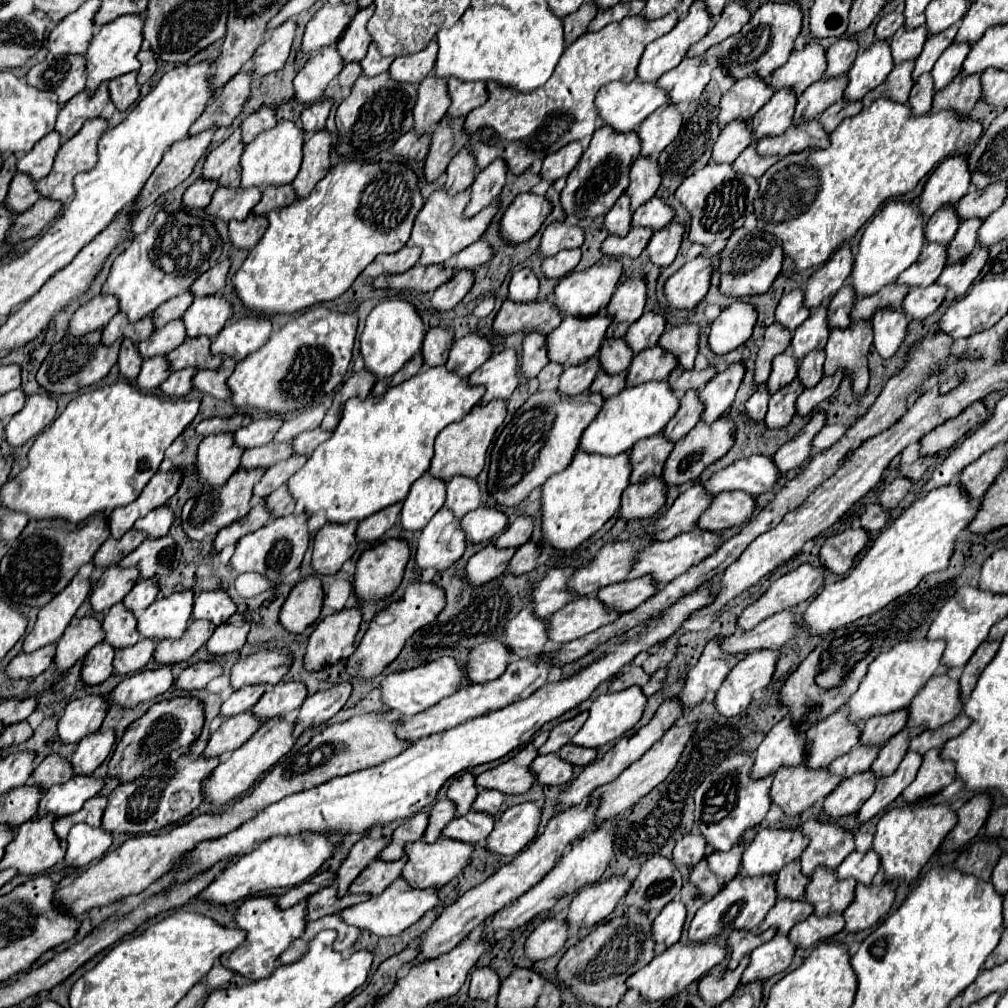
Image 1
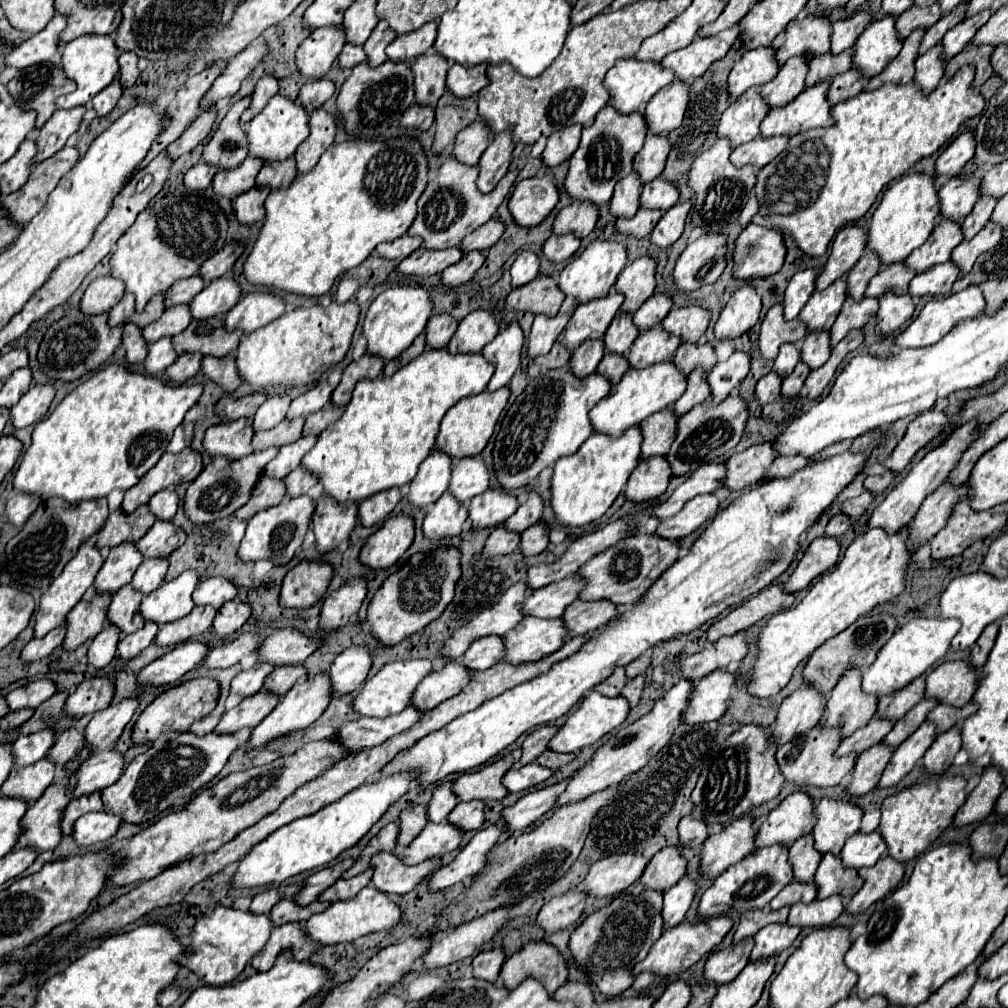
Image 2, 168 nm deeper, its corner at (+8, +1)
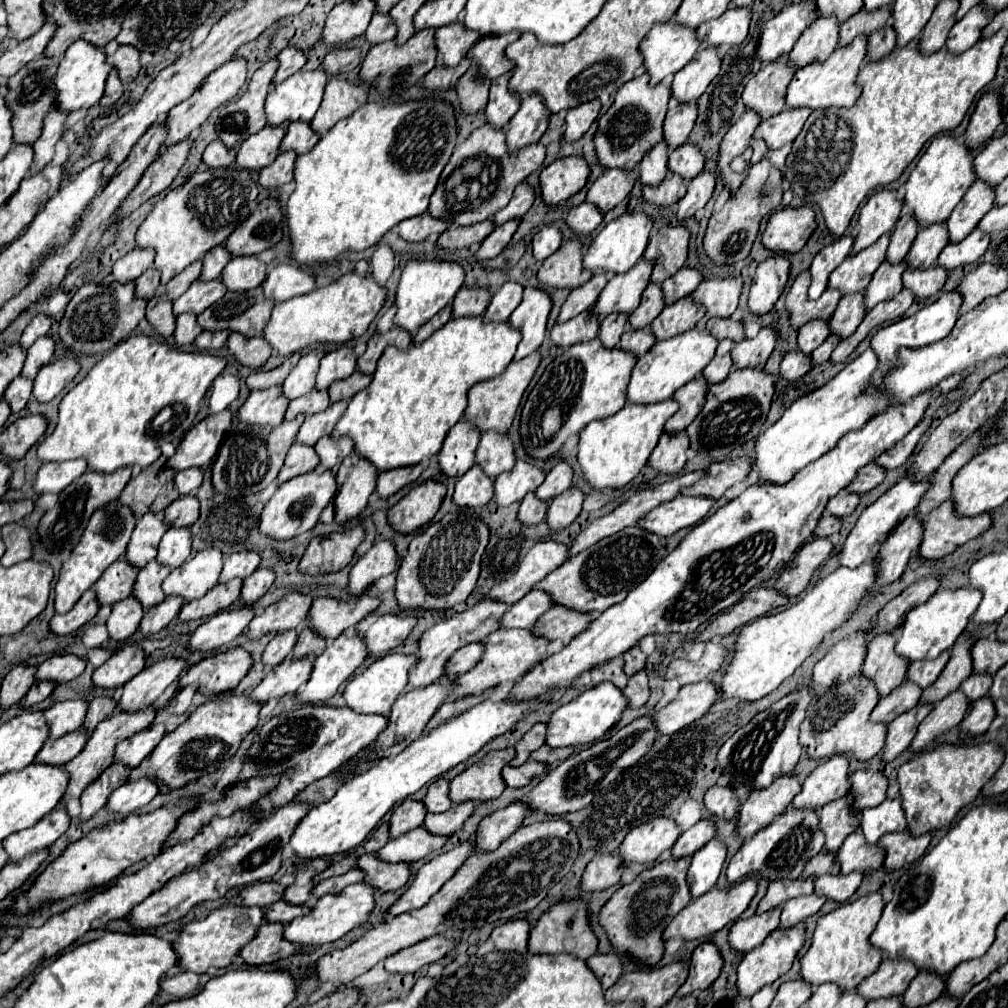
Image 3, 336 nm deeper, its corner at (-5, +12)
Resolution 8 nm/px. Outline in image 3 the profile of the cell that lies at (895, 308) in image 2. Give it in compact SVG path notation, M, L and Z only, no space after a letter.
M940 265L928 269L908 267L908 271L904 271L904 287L910 289L916 295L916 299L926 299L944 287L946 277L948 271Z

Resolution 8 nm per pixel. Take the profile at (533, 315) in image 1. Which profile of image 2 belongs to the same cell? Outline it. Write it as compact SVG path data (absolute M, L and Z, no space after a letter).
M539 276L535 278L535 282L515 288L507 296L505 308L513 312L531 312L535 316L543 314L547 318L553 318L559 312L559 306L563 300L565 296L557 288L557 282L553 278Z

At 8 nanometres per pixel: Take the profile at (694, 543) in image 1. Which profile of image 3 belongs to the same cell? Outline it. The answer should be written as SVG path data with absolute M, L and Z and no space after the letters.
M626 527L624 531L618 531L616 535L602 539L600 543L580 551L580 555L564 561L558 569L536 583L534 589L548 593L554 605L562 605L572 611L604 611L620 603L636 585L640 585L640 581L652 573L662 553L664 545L660 537L640 531L638 527Z

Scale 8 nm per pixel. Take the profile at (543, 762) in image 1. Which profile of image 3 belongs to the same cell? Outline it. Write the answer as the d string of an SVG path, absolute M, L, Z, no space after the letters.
M532 759L526 761L520 767L504 767L502 769L502 779L508 787L526 787L534 777L542 775L546 771L546 767L542 763L534 763Z

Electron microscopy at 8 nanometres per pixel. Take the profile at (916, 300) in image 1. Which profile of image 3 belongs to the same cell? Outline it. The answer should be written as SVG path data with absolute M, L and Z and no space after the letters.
M974 229L960 243L950 243L948 247L944 247L938 265L944 269L954 269L966 263L974 263L988 249L988 243L990 243L990 235L982 229Z

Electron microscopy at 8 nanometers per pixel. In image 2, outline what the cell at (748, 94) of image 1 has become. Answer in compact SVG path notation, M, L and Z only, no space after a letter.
M755 48L743 54L729 74L729 102L735 102L753 86L763 86L775 78L779 66L775 62L775 48Z

